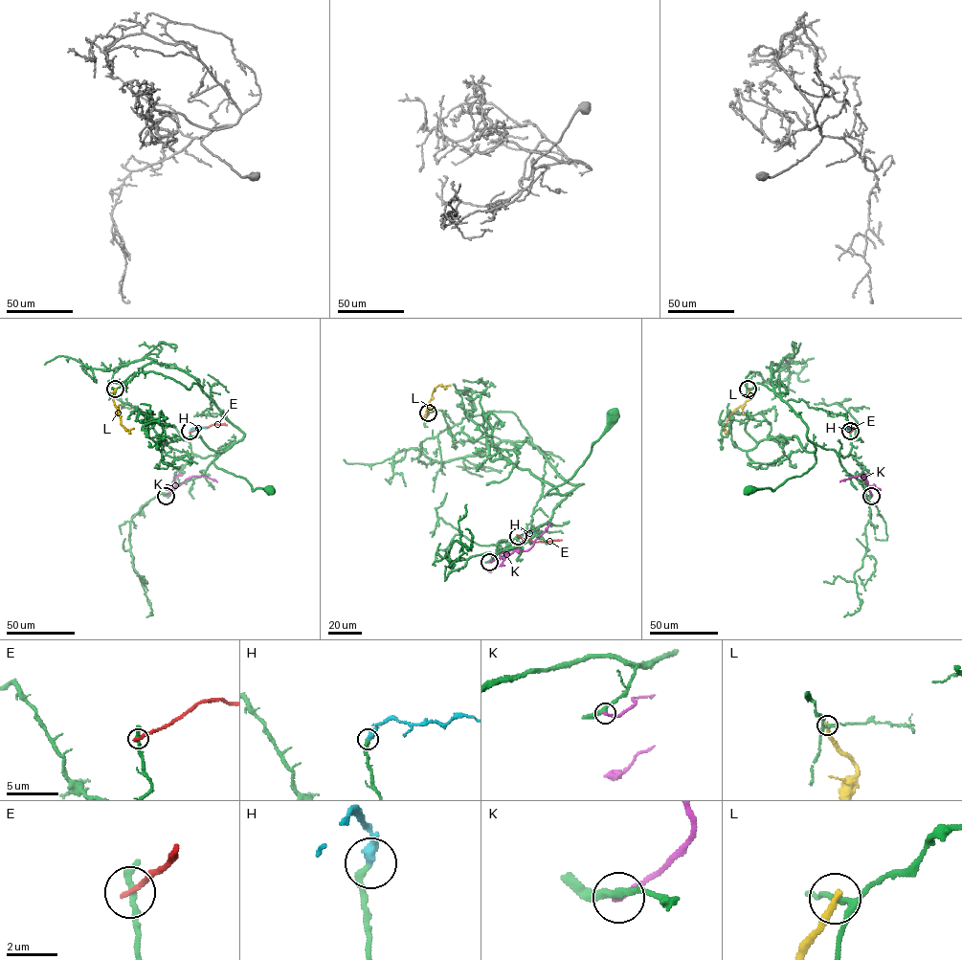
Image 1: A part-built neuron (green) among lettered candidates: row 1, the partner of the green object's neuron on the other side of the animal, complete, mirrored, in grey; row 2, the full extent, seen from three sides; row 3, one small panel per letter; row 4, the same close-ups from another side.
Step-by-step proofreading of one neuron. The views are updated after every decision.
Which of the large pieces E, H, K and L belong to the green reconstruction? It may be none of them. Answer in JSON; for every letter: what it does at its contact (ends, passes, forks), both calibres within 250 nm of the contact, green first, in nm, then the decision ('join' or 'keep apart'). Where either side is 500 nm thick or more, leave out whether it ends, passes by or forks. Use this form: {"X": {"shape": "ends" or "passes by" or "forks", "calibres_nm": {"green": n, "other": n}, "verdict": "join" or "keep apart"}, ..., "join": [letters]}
{"E": {"shape": "ends", "calibres_nm": {"green": 260, "other": 240}, "verdict": "keep apart"}, "H": {"shape": "ends", "calibres_nm": {"green": 280, "other": 420}, "verdict": "join"}, "K": {"shape": "ends", "calibres_nm": {"green": 300, "other": 200}, "verdict": "keep apart"}, "L": {"shape": "ends", "calibres_nm": {"green": 200, "other": 300}, "verdict": "keep apart"}, "join": ["H"]}

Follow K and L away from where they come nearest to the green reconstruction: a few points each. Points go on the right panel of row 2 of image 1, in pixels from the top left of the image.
K: (871, 496), (862, 476), (839, 481)
L: (748, 389), (750, 397), (731, 413), (724, 428)

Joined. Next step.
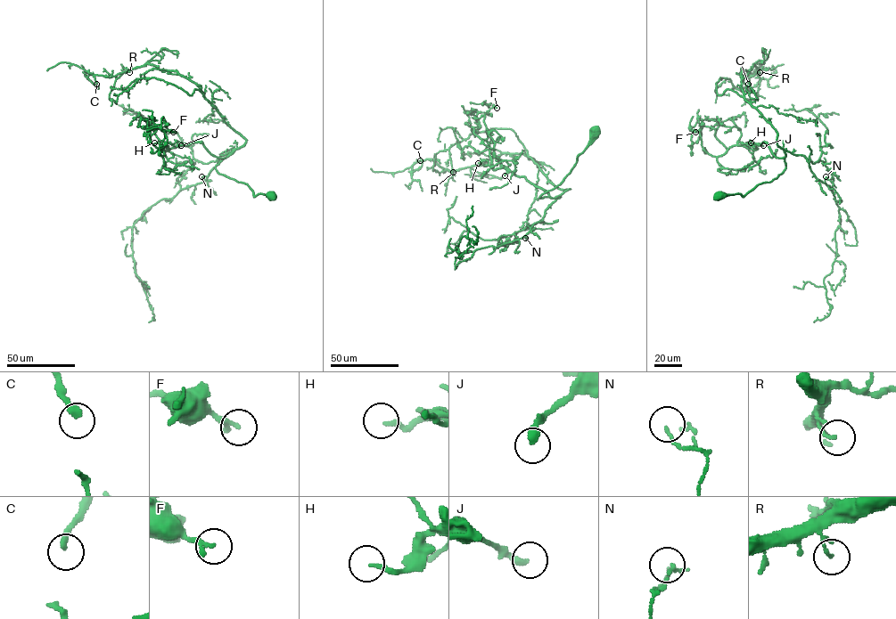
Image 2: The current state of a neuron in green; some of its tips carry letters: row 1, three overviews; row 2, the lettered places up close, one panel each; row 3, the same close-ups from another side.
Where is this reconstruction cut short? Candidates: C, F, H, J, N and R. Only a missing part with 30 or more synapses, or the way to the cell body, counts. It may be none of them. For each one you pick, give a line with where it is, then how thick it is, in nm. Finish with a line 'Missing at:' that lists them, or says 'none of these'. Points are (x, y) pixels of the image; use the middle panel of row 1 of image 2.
C: Place: (420, 160). Thickness 280 nm
Missing at: C

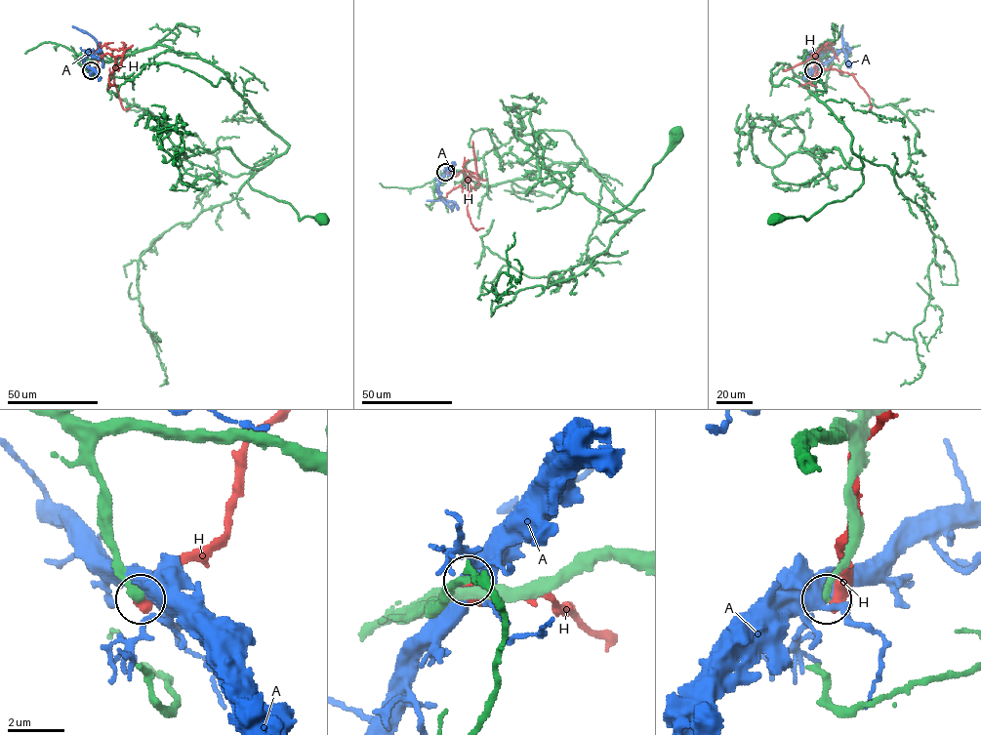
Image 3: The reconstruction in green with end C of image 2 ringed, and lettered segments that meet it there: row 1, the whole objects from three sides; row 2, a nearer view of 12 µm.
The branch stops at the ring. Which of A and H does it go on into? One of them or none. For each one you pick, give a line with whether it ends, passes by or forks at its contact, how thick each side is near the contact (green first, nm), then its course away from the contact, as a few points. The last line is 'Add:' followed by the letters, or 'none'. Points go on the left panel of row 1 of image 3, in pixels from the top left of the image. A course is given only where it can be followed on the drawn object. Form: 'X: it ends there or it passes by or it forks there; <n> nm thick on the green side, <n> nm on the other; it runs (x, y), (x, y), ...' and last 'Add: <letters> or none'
Add: none

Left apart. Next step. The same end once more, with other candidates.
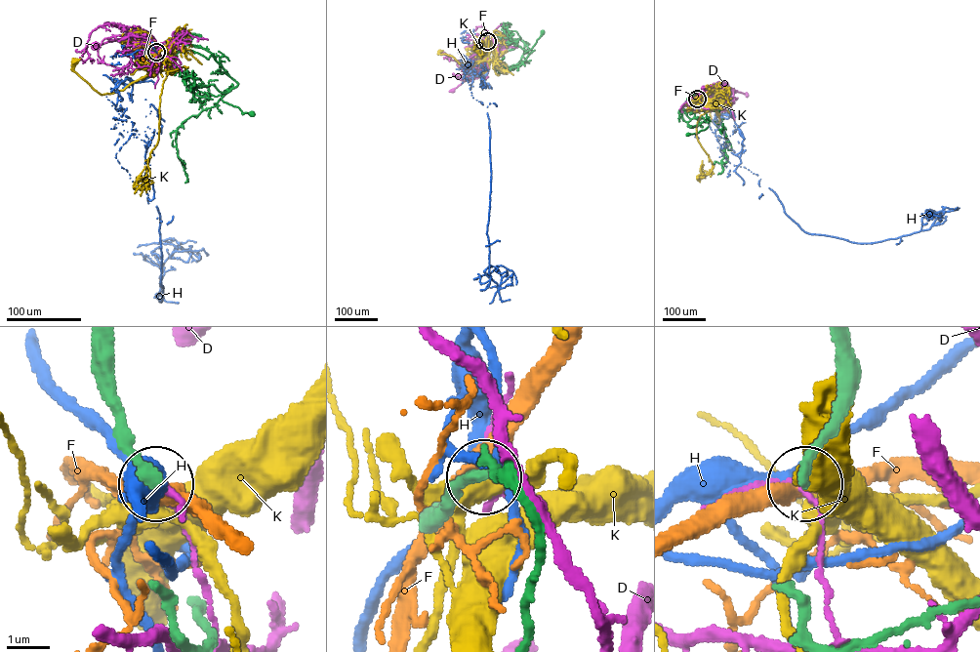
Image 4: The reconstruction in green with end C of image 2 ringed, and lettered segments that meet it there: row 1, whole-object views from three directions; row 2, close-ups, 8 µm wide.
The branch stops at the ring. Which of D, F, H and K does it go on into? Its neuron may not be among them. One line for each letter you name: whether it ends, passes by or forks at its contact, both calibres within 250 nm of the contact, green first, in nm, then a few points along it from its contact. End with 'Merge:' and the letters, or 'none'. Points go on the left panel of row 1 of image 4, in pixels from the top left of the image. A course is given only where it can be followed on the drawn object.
Merge: none

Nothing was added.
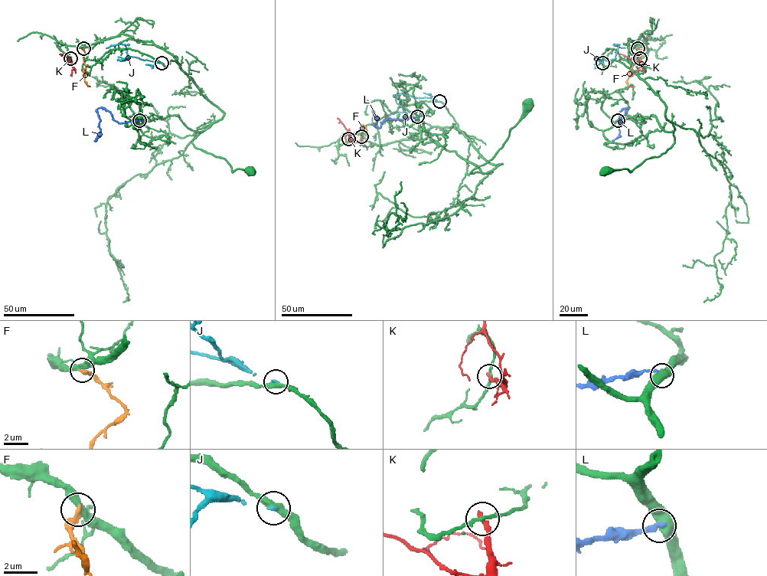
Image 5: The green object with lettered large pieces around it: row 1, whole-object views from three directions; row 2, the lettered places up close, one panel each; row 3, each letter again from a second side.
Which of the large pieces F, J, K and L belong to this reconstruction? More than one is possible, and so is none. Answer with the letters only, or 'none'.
none

